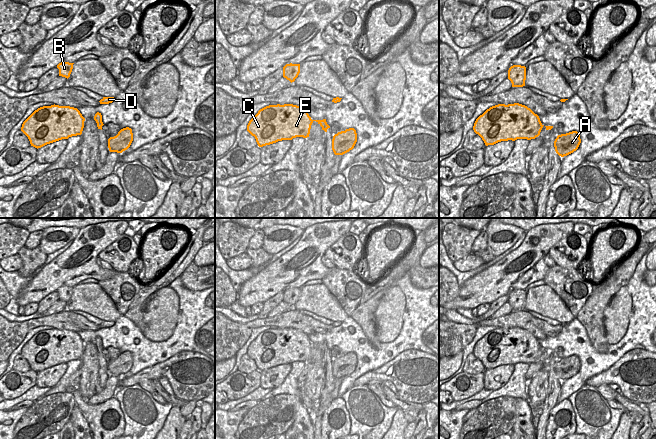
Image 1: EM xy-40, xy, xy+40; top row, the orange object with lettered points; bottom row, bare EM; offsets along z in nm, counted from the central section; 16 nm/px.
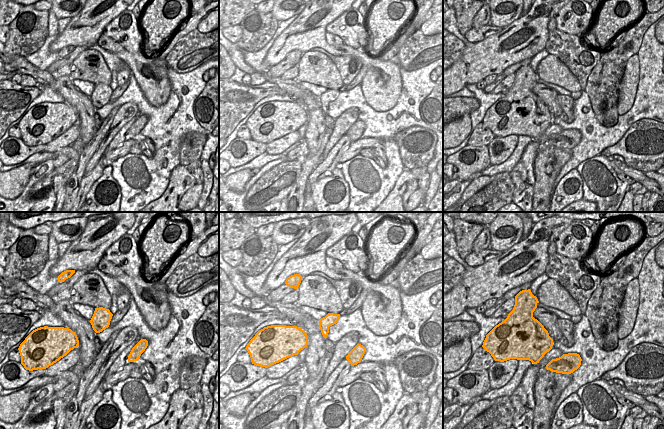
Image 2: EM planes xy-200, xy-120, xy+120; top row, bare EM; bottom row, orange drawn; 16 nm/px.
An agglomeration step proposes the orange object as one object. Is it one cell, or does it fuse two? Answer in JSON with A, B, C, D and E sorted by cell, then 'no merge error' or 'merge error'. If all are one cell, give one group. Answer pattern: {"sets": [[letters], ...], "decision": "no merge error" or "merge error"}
{"sets": [["A", "B", "C", "D", "E"]], "decision": "no merge error"}

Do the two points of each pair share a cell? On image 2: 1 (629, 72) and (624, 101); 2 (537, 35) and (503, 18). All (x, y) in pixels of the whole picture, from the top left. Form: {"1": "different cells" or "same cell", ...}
{"1": "same cell", "2": "different cells"}

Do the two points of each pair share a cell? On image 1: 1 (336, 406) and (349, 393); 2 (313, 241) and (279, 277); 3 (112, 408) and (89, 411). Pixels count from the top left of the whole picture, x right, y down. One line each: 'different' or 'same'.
1: different
2: same
3: same

